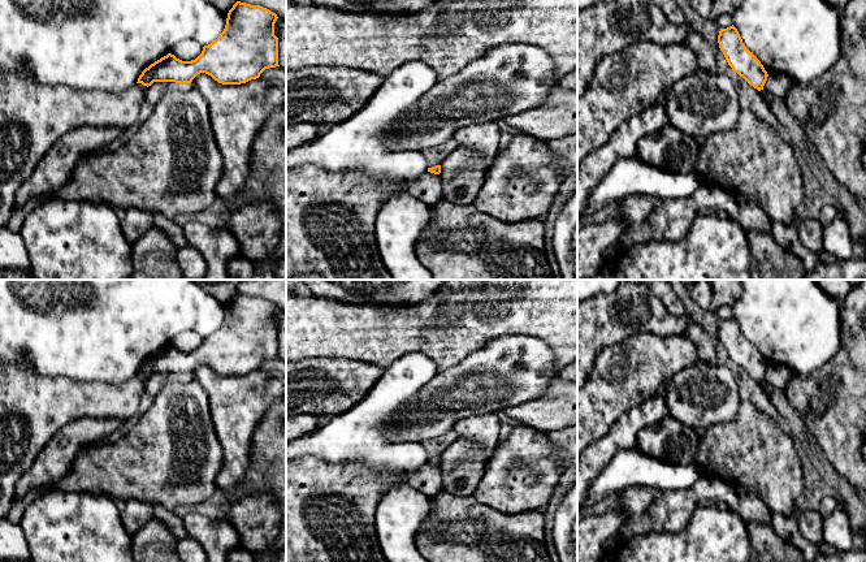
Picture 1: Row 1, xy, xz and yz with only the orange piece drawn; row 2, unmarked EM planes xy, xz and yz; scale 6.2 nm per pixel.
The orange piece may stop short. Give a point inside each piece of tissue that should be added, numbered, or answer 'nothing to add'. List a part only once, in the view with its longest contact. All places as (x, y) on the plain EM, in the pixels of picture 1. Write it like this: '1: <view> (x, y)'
nothing to add

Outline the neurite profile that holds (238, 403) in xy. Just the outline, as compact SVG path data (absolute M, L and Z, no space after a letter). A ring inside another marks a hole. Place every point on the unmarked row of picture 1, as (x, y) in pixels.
M200 364L192 371L191 377L208 395L213 427L224 448L224 464L216 476L217 489L222 494L231 494L252 466L252 438L257 424L272 406L285 398L286 389L278 377L261 369L241 376L222 376L211 367Z

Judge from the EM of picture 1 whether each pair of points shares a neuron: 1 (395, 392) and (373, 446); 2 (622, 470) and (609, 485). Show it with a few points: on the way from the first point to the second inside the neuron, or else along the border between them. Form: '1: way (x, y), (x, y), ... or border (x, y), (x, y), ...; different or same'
1: way (382, 405), (367, 422), (367, 433); same
2: way (619, 474), (611, 481); same

